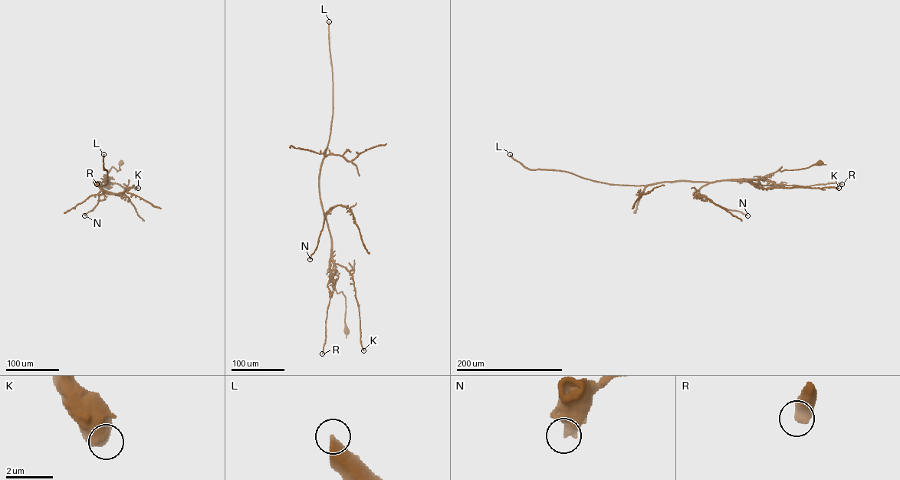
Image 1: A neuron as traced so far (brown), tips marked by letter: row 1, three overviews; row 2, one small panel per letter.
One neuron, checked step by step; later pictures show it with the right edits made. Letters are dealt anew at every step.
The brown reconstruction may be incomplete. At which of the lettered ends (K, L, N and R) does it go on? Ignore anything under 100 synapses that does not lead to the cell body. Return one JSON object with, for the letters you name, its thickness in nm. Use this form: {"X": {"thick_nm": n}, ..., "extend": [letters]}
{"L": {"thick_nm": 550}, "extend": ["L"]}

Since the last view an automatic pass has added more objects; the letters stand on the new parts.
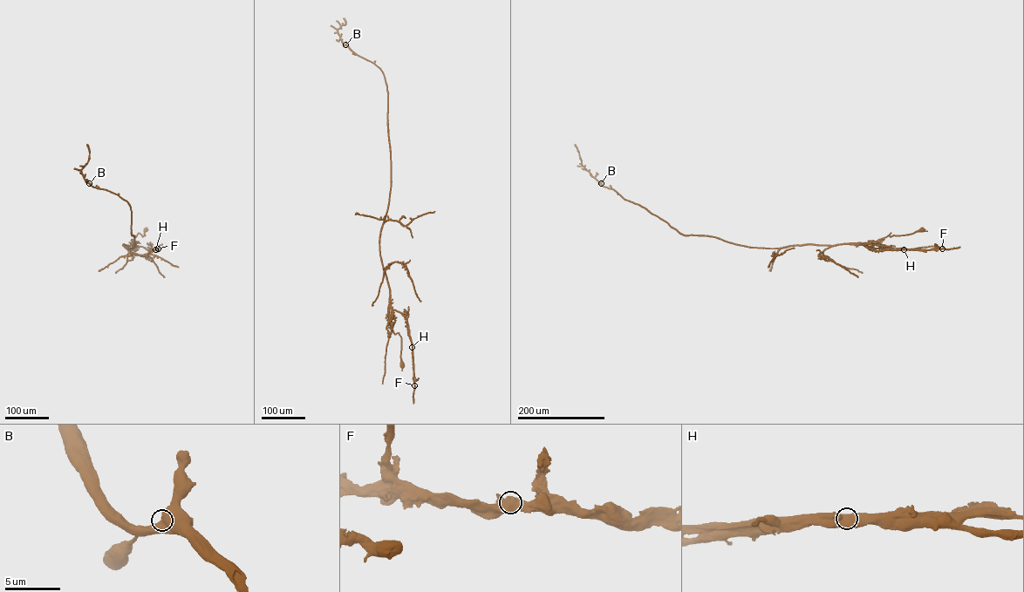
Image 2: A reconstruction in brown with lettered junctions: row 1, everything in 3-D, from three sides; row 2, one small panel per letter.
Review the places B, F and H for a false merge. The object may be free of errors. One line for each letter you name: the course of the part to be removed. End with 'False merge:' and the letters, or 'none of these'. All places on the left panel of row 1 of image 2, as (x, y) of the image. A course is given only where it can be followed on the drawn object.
False merge: H

